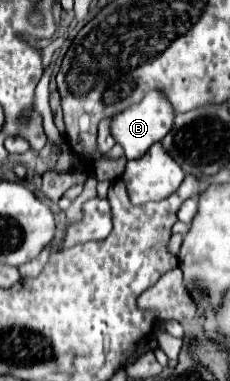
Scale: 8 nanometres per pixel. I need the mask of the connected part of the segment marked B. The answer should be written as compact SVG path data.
M152 89L150 93L146 93L146 97L142 101L134 103L128 109L124 109L122 113L118 113L112 119L110 131L112 131L112 137L116 139L116 143L122 145L126 159L140 159L156 141L164 139L172 131L174 117L176 117L176 113L174 113L172 103L168 101L166 93L160 89Z

